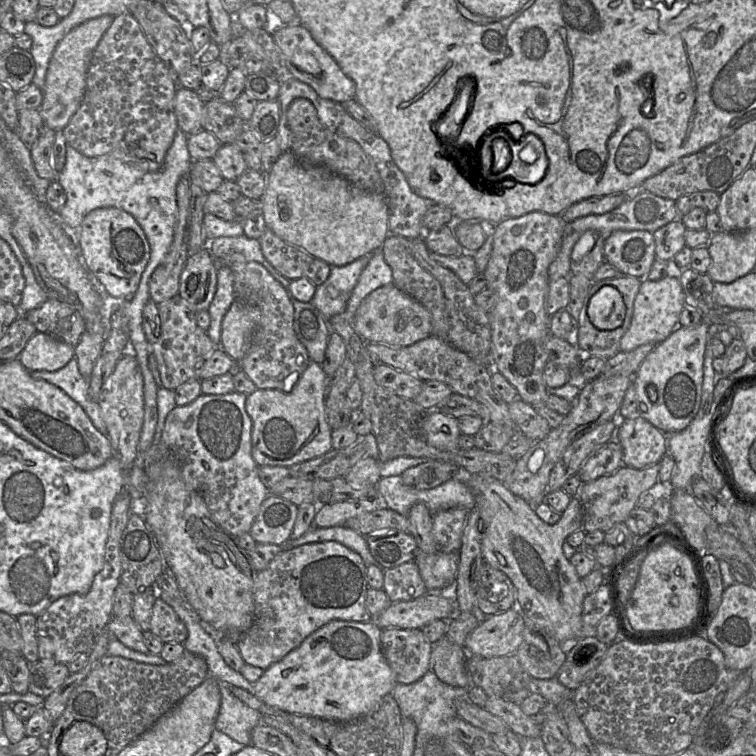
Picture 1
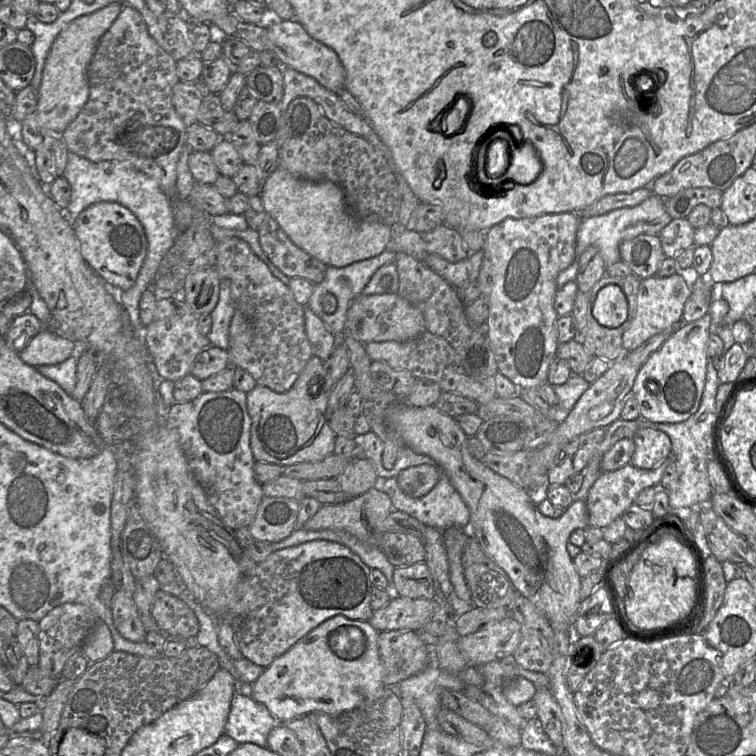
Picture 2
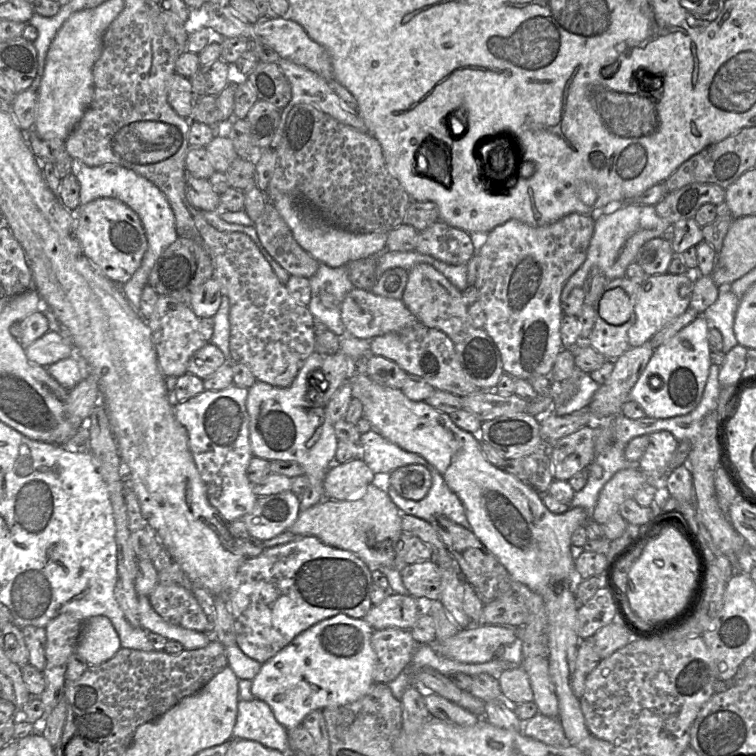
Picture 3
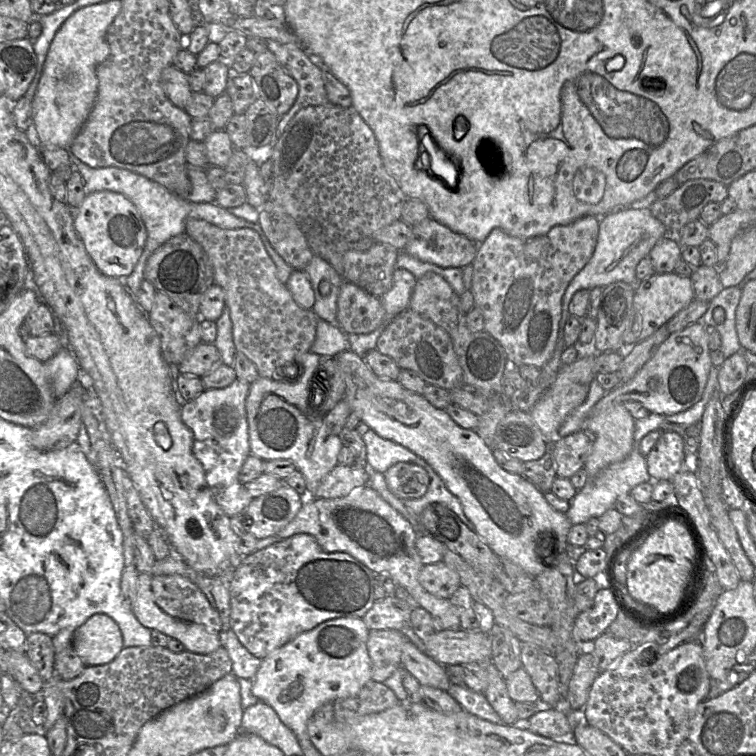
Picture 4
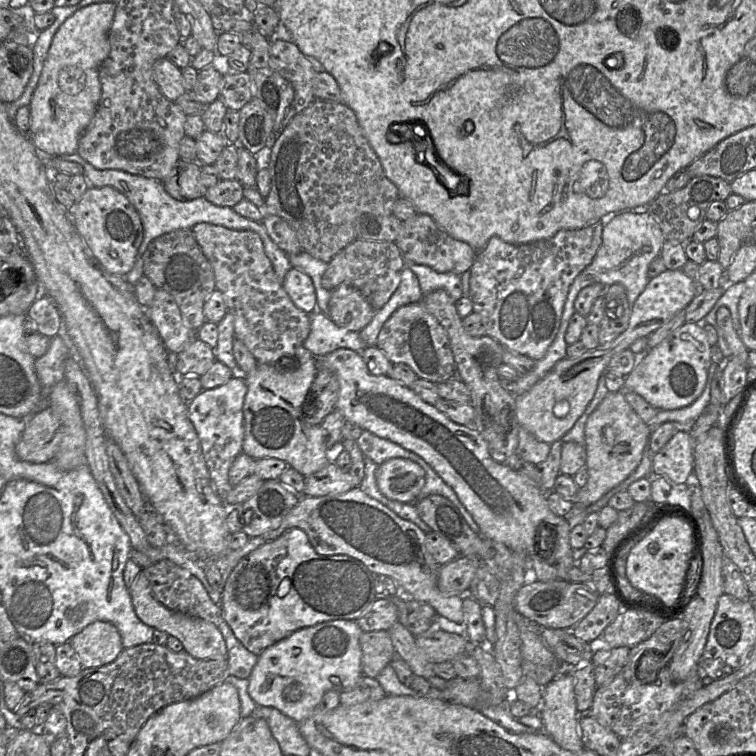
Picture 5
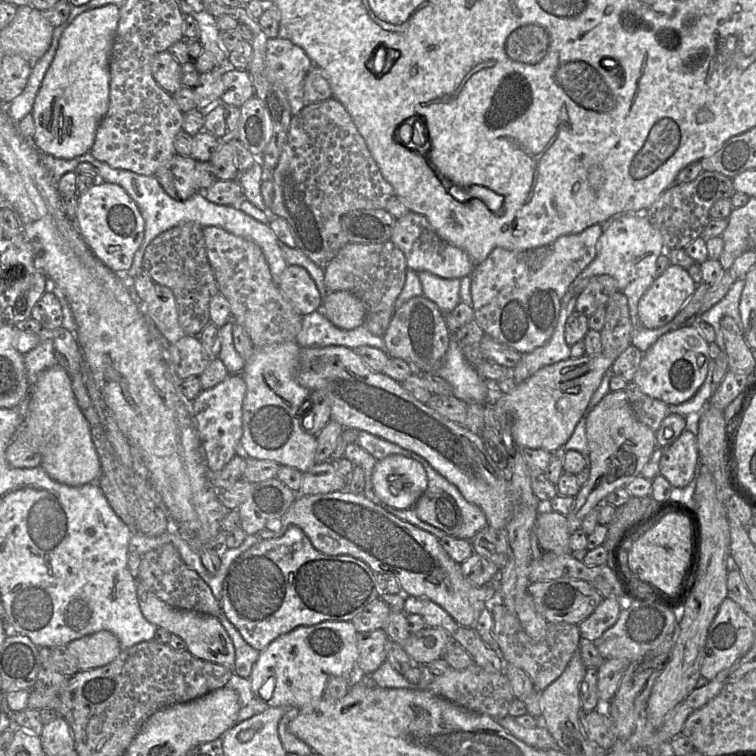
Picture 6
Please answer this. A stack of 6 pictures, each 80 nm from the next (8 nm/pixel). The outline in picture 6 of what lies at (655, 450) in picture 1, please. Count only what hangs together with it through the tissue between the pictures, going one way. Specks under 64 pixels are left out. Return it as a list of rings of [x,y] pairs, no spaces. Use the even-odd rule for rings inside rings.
[[[683,430],[679,437],[663,449],[659,473],[672,487],[686,487],[697,476],[699,453],[696,435]]]

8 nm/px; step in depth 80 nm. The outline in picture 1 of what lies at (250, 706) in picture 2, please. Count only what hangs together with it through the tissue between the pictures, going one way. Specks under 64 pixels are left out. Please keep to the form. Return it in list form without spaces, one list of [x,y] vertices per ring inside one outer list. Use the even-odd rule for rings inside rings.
[[[219,682],[221,707],[216,729],[243,745],[252,745],[252,731],[261,724],[263,714],[249,707],[231,691],[233,686]]]

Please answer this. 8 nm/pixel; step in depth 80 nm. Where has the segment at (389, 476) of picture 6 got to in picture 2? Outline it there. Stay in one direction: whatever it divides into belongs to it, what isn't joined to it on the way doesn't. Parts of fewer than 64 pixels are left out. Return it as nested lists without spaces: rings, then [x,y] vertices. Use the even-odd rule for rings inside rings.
[[[428,464],[408,467],[397,475],[398,486],[410,497],[422,497],[438,483],[440,470],[439,467]]]

